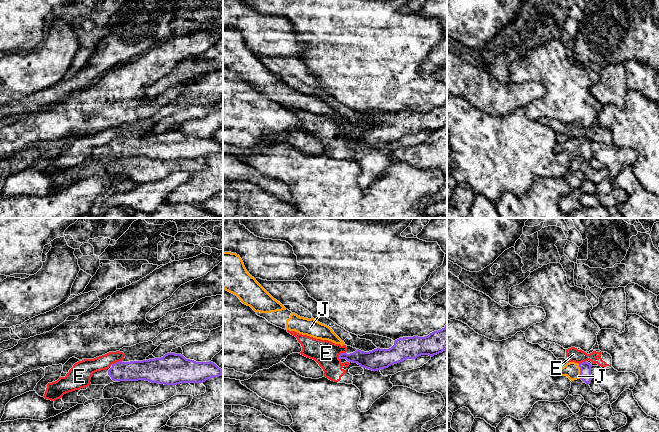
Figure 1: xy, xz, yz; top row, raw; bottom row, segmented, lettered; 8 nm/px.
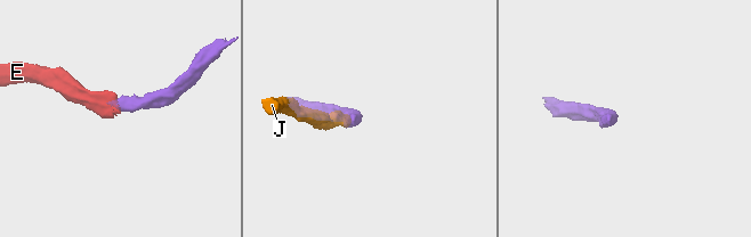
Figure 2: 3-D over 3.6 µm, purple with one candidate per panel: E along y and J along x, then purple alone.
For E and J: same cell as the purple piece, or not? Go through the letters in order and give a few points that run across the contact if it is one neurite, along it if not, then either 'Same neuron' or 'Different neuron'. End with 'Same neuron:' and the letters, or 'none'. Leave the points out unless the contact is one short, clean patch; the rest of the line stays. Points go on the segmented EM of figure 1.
E: Line: xz (345, 352), (339, 355), (340, 360). Different neuron
J: Line: yz (585, 368), (580, 371), (572, 370). Same neuron
Same neuron: J

